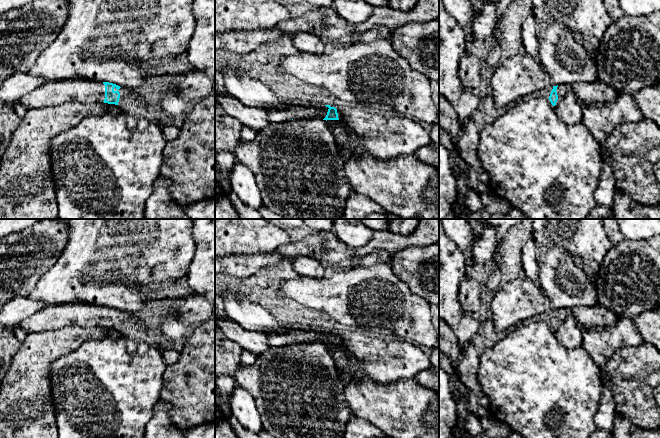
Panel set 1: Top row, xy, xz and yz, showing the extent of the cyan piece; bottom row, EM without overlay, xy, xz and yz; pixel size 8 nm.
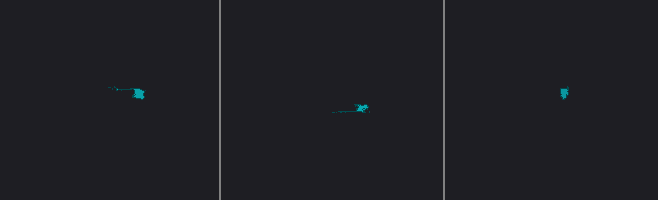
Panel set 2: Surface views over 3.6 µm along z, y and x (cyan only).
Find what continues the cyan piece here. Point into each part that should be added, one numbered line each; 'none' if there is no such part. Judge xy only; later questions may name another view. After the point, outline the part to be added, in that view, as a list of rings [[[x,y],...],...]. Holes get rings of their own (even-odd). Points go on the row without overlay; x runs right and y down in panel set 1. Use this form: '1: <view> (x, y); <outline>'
1: xy (51, 317); [[[85,303],[46,304],[24,319],[20,326],[28,334],[57,330],[69,326],[103,326],[105,309]]]
2: xy (130, 327); [[[121,311],[119,314],[119,332],[127,339],[129,349],[134,349],[140,342],[146,342],[159,348],[159,343],[165,342],[161,337],[154,337],[148,333],[148,328],[142,324],[133,313]]]

